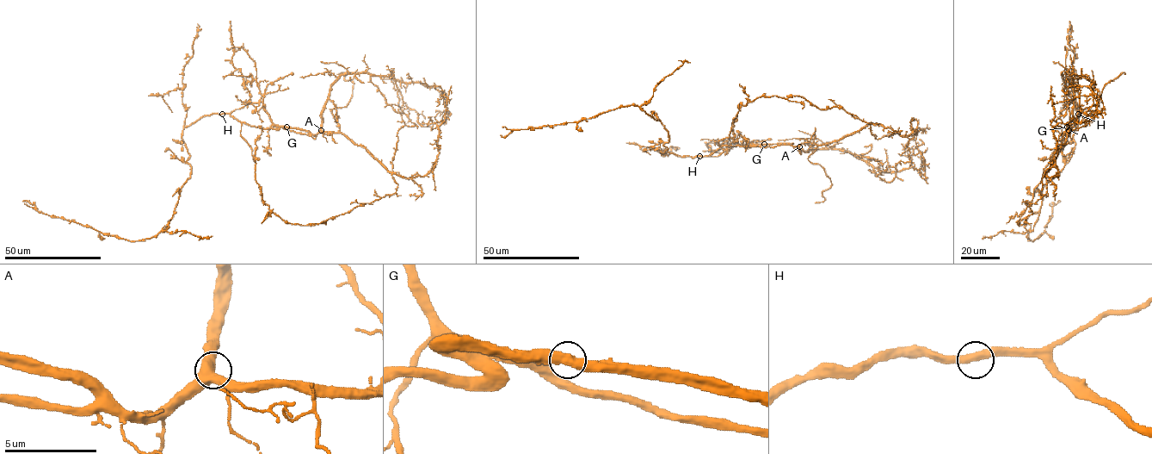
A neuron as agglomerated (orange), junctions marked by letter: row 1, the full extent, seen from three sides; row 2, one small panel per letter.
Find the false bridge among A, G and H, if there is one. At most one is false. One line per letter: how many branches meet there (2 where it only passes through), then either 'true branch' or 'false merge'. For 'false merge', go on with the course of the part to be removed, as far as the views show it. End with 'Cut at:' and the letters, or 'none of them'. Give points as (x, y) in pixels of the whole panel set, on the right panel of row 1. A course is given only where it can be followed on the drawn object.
A: branches 3; true branch
G: branches 2; true branch
H: branches 2; true branch
Cut at: none of them

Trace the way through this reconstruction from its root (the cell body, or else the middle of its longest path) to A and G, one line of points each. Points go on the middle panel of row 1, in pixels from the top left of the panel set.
A: (699, 156), (708, 156), (723, 146), (799, 146)
G: (699, 156), (708, 156), (723, 146), (764, 144)

